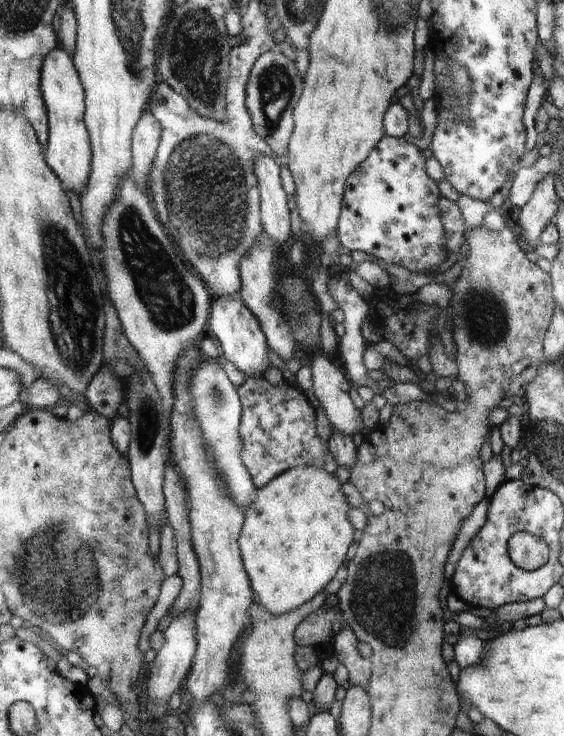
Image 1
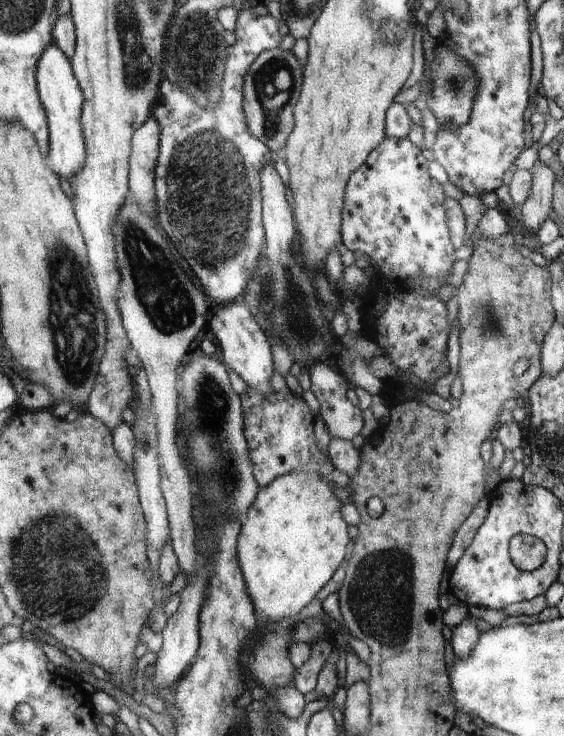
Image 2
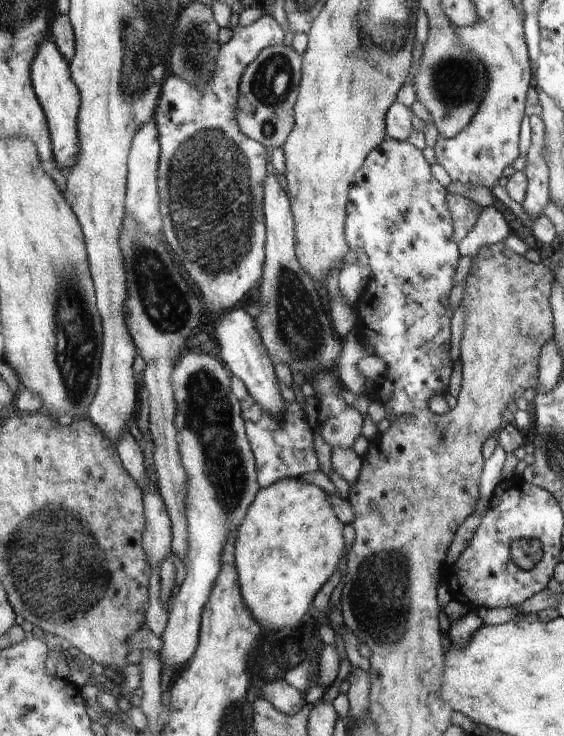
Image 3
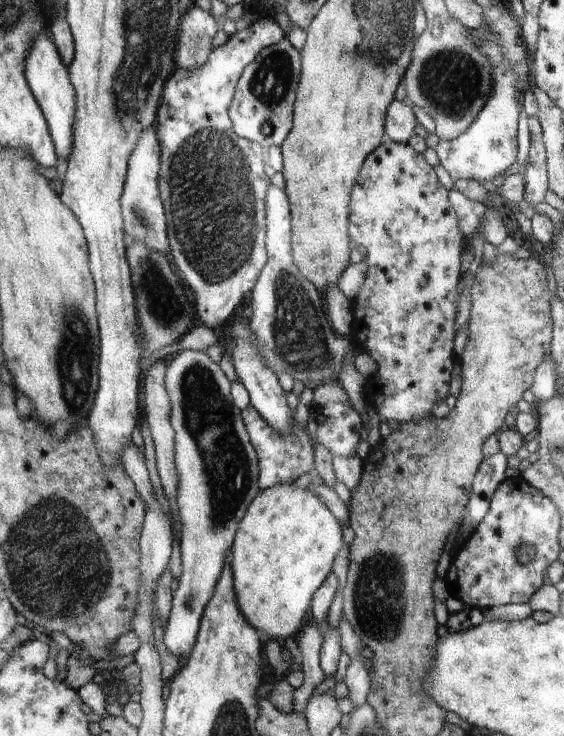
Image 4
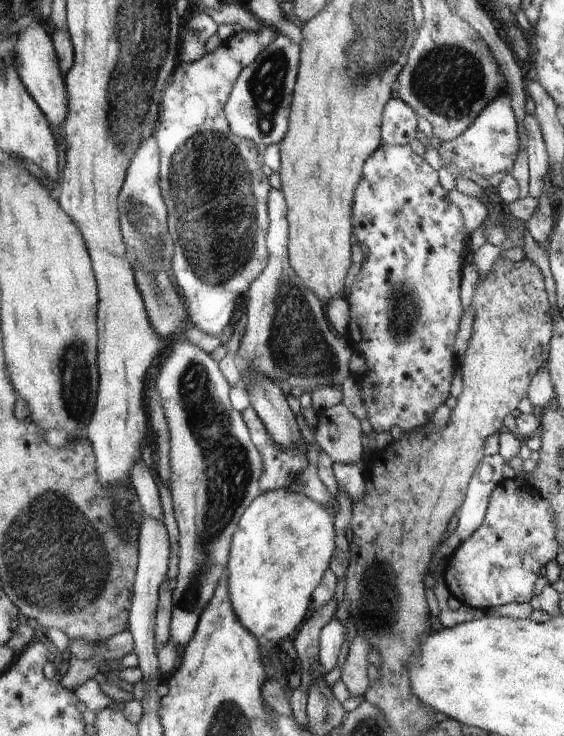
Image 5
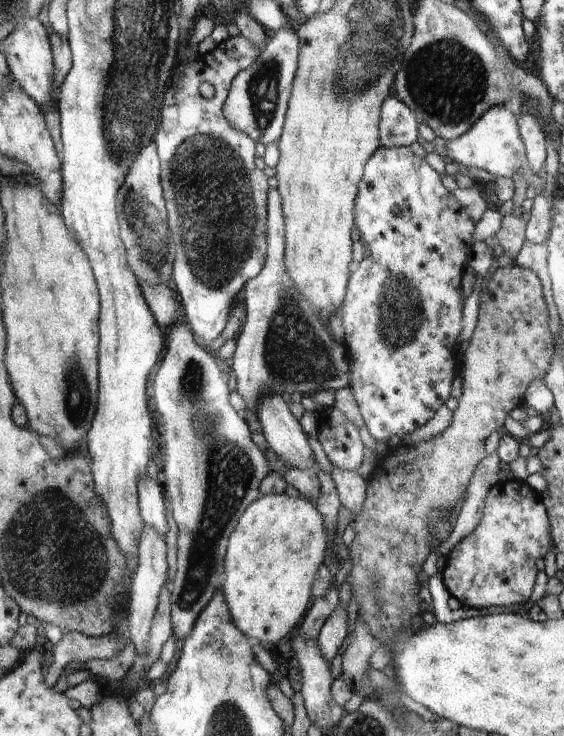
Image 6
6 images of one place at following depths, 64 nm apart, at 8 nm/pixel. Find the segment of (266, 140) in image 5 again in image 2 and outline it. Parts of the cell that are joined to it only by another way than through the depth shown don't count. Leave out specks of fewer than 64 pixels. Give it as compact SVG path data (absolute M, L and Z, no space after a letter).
M279 47L264 51L244 76L243 108L248 120L248 132L272 150L284 150L288 135L294 128L293 108L302 88L302 76L303 68L298 58L292 51Z

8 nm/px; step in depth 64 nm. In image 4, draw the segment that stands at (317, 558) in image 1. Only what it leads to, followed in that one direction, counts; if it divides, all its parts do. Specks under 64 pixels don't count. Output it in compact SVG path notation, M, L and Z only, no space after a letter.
M278 484L259 491L247 508L239 530L236 531L232 552L232 576L235 577L236 600L240 612L256 630L268 634L270 639L288 638L302 624L310 600L320 585L332 572L332 562L342 546L342 534L338 518L314 492L295 484Z

